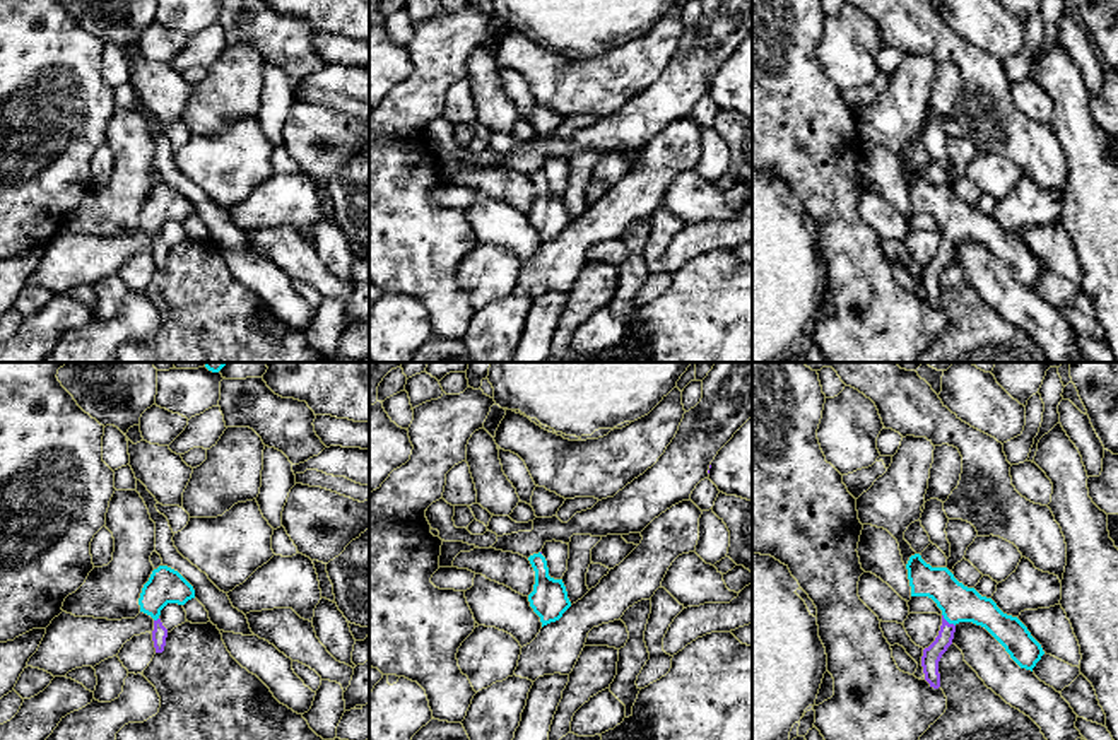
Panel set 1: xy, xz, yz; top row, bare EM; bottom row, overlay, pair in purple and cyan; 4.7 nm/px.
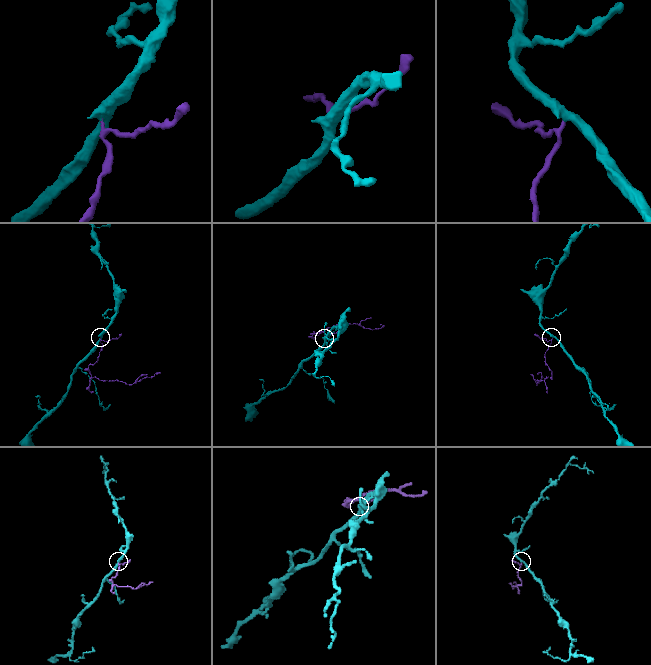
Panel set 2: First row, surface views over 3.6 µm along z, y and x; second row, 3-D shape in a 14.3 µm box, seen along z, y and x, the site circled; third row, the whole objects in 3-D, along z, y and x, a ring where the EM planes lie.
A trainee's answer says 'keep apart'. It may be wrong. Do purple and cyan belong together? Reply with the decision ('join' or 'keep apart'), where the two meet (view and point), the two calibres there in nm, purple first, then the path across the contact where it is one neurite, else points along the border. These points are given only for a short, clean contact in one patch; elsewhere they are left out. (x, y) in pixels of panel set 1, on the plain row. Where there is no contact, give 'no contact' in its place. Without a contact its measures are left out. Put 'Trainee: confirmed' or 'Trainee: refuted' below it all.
join; contact yz (946, 238); calibres 90 and 180 nm; way yz (932, 272), (946, 253), (946, 238), (959, 221)
Trainee: refuted

